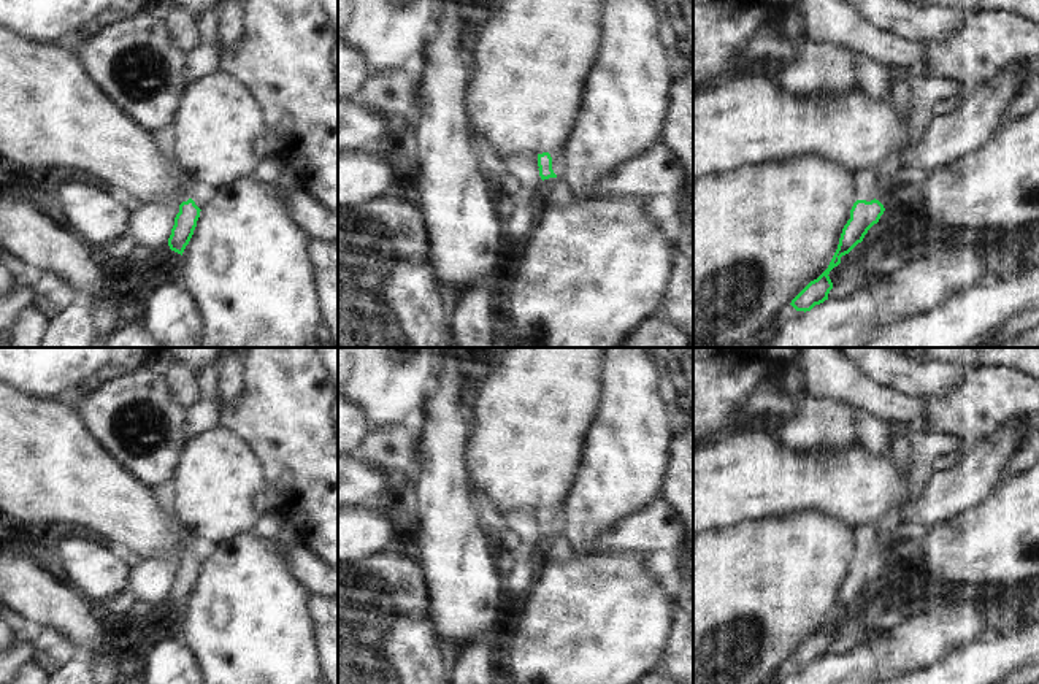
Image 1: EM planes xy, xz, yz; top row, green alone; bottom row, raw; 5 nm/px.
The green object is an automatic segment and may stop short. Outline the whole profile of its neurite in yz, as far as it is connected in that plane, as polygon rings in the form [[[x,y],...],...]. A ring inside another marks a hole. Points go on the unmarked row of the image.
[[[860,527],[853,532],[857,554],[850,565],[850,574],[842,584],[838,605],[828,624],[814,636],[811,636],[793,655],[792,662],[796,667],[811,667],[815,660],[828,655],[833,644],[830,627],[841,619],[841,613],[849,609],[858,598],[863,597],[868,586],[879,578],[884,570],[884,560],[876,554],[879,538],[874,527]]]

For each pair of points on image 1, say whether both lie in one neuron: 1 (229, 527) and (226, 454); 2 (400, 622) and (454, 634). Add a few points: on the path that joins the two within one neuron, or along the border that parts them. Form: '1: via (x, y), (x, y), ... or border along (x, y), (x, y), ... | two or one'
1: via (226, 510), (226, 472) | one
2: border along (430, 592), (433, 630), (449, 664) | two

